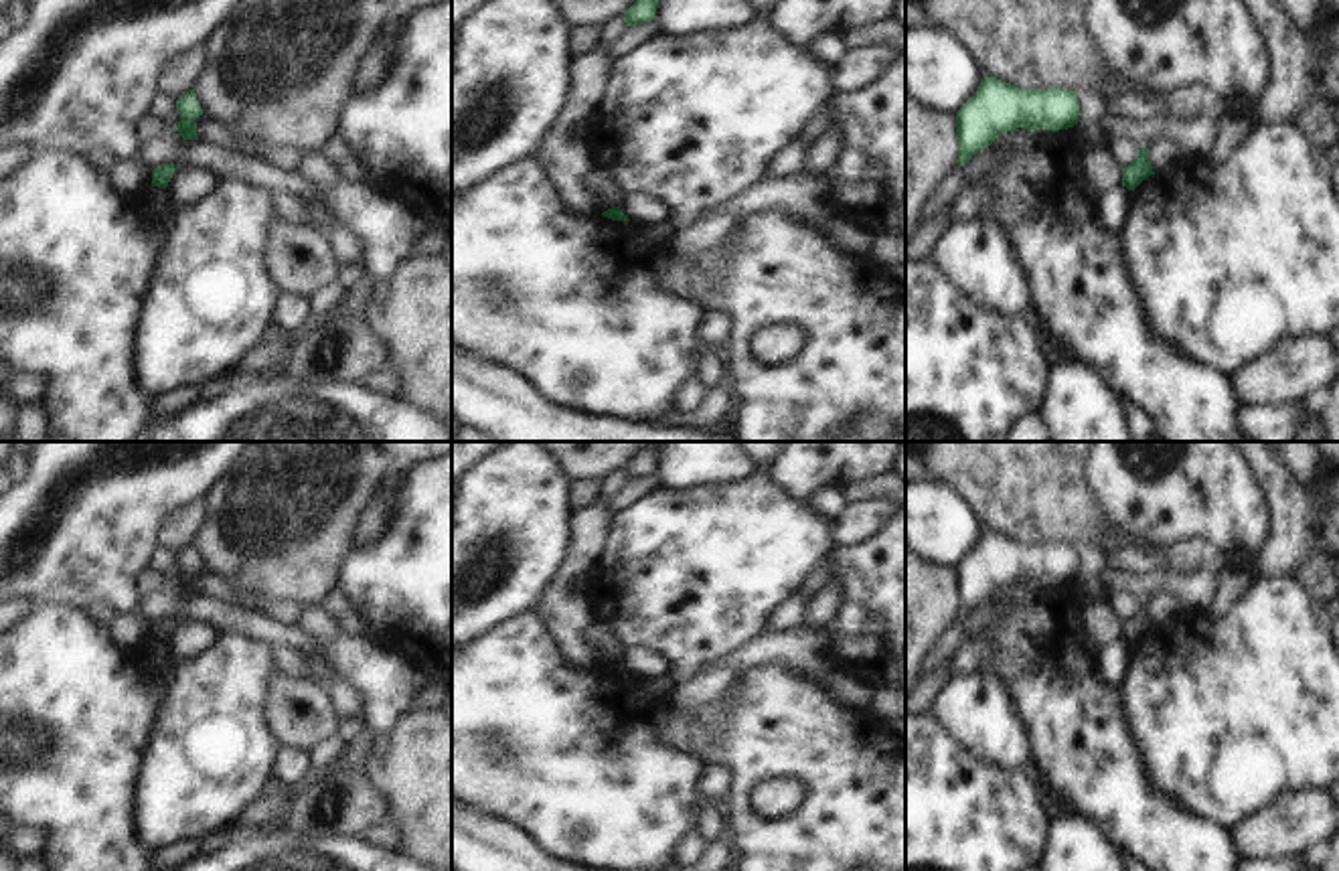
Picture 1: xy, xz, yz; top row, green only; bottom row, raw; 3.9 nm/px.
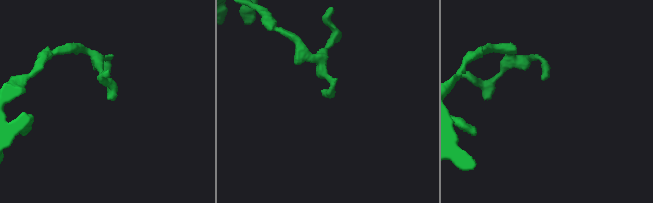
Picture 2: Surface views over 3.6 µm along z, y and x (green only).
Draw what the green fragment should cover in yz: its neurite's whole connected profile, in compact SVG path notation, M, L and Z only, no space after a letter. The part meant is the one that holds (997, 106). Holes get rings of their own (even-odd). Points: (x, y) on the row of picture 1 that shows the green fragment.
M984 77L976 93L956 111L956 164L968 164L1001 134L1019 128L1059 132L1078 126L1078 115L1080 103L1072 89L1019 89L997 77Z

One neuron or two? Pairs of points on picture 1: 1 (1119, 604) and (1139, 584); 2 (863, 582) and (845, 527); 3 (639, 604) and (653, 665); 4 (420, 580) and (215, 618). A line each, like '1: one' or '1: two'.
1: two
2: two
3: two
4: two

